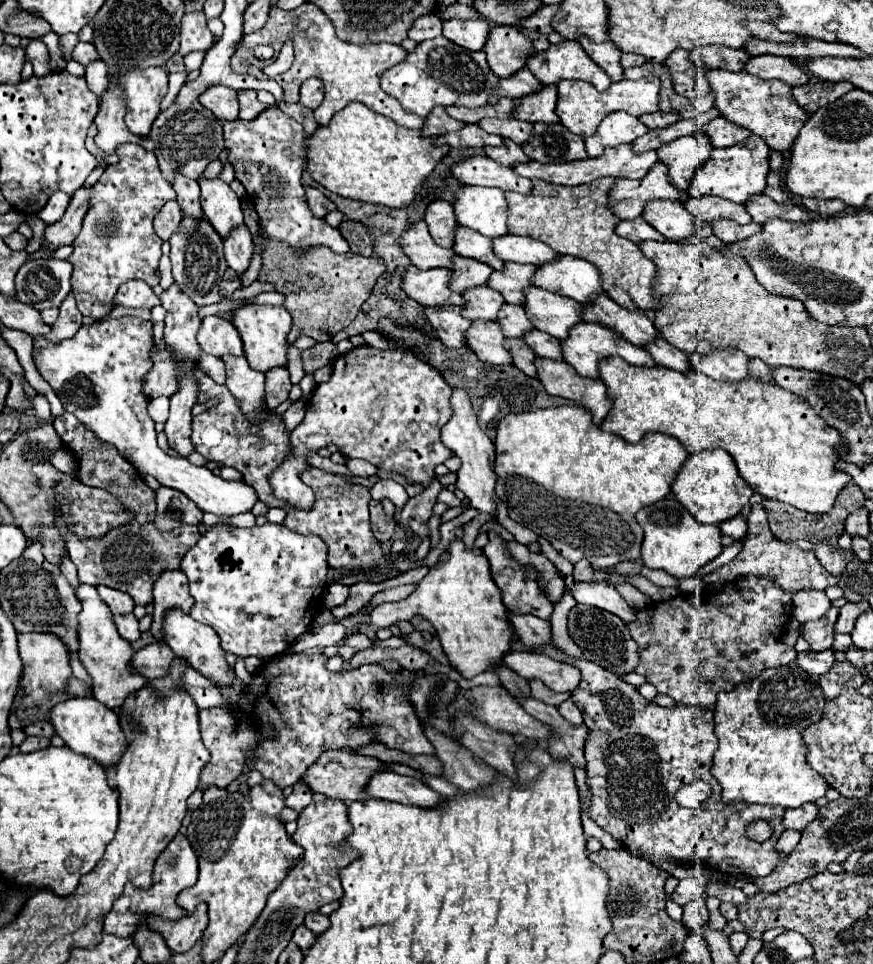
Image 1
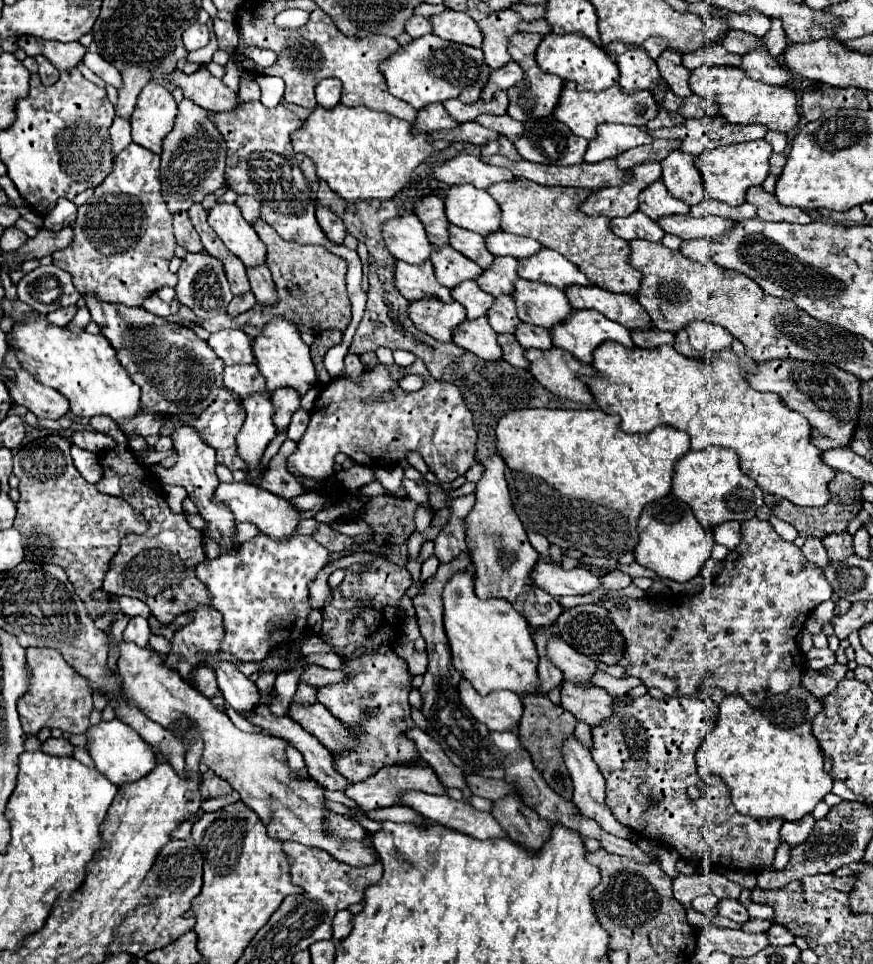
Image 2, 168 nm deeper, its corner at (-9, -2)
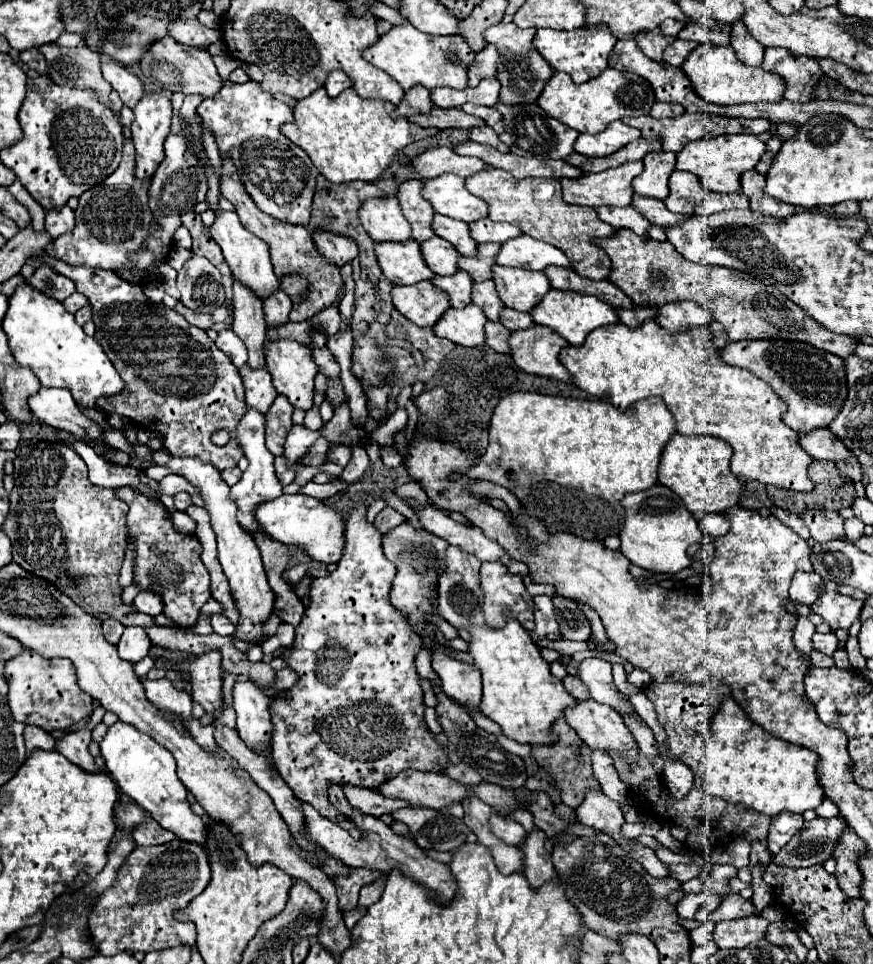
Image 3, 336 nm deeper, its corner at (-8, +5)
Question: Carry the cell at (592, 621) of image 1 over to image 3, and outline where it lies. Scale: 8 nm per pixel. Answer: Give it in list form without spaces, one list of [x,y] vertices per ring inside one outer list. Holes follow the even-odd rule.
[[[553,599],[555,603],[555,615],[561,629],[561,635],[565,639],[573,641],[589,641],[591,637],[591,623],[583,615],[583,611],[569,599]]]

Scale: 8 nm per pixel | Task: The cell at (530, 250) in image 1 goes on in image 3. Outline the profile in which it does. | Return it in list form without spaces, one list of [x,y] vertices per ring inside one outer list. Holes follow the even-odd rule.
[[[479,219],[475,223],[469,225],[471,229],[471,237],[477,243],[505,243],[509,239],[515,239],[519,235],[523,235],[523,231],[515,225],[509,223],[495,223],[491,219]]]

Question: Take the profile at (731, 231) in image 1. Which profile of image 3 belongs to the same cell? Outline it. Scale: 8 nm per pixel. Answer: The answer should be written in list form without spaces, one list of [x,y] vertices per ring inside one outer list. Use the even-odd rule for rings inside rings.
[[[635,195],[631,205],[635,205],[653,225],[659,225],[659,227],[673,227],[673,225],[679,225],[685,219],[689,219],[689,215],[675,215],[673,211],[667,211],[663,201],[651,199],[651,197]]]

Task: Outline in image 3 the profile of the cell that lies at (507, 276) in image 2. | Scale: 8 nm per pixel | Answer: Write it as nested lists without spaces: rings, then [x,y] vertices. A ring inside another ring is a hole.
[[[483,243],[483,245],[479,245],[477,257],[461,257],[459,259],[459,269],[465,269],[477,283],[493,279],[491,267],[495,265],[495,257],[497,257],[499,249],[501,249],[501,245],[497,245],[497,243]]]

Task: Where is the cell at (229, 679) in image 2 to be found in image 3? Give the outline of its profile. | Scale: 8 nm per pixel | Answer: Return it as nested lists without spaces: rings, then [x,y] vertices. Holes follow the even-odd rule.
[[[241,679],[233,685],[233,709],[237,713],[237,731],[243,735],[247,747],[257,751],[261,743],[271,739],[271,715],[269,697],[259,689],[259,685]]]

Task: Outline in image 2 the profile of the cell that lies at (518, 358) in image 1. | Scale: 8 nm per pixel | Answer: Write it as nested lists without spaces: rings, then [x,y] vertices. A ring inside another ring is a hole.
[[[498,334],[498,344],[502,348],[502,354],[504,354],[506,362],[510,362],[516,368],[526,368],[528,366],[526,358],[524,358],[524,348],[516,342],[514,334]]]

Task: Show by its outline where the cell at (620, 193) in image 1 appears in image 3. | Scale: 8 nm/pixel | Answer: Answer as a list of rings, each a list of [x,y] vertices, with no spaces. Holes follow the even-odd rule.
[[[627,161],[603,173],[585,173],[579,179],[561,179],[563,201],[571,205],[627,207],[633,199],[631,181],[643,171],[641,161]]]

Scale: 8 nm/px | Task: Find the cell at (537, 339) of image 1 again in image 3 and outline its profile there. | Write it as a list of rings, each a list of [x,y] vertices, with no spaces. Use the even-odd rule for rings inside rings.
[[[503,309],[499,321],[509,331],[521,331],[521,329],[529,329],[529,327],[535,325],[535,321],[531,319],[529,313],[521,313],[521,311],[513,311],[513,309]]]

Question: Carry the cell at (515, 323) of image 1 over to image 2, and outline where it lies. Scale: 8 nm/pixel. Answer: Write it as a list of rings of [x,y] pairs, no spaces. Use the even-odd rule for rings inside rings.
[[[496,296],[486,318],[498,334],[506,334],[506,332],[512,334],[516,324],[520,322],[520,318],[516,316],[516,306],[512,302],[512,296]]]

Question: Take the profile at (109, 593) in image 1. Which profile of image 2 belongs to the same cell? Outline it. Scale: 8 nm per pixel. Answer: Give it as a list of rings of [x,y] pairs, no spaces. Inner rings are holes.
[[[120,596],[120,598],[116,598],[116,600],[118,600],[118,604],[120,604],[120,610],[122,610],[126,616],[142,616],[142,618],[148,618],[148,616],[152,614],[150,608],[148,608],[144,602],[136,600],[136,598]]]

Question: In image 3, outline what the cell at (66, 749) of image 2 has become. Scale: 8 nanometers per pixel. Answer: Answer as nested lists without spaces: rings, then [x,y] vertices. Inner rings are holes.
[[[99,706],[93,710],[91,715],[91,721],[87,724],[87,729],[83,731],[71,731],[71,733],[65,733],[63,737],[59,737],[55,741],[55,749],[65,755],[71,763],[79,765],[81,769],[85,771],[97,771],[95,767],[95,761],[91,757],[91,753],[87,751],[87,745],[91,743],[91,732],[94,727],[102,722],[103,716],[106,713],[106,710]]]

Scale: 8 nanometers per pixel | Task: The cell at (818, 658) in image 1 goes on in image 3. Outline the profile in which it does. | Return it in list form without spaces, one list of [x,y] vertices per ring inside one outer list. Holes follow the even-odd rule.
[[[833,631],[829,633],[815,633],[813,635],[813,647],[825,655],[833,655],[837,649],[837,637]]]

